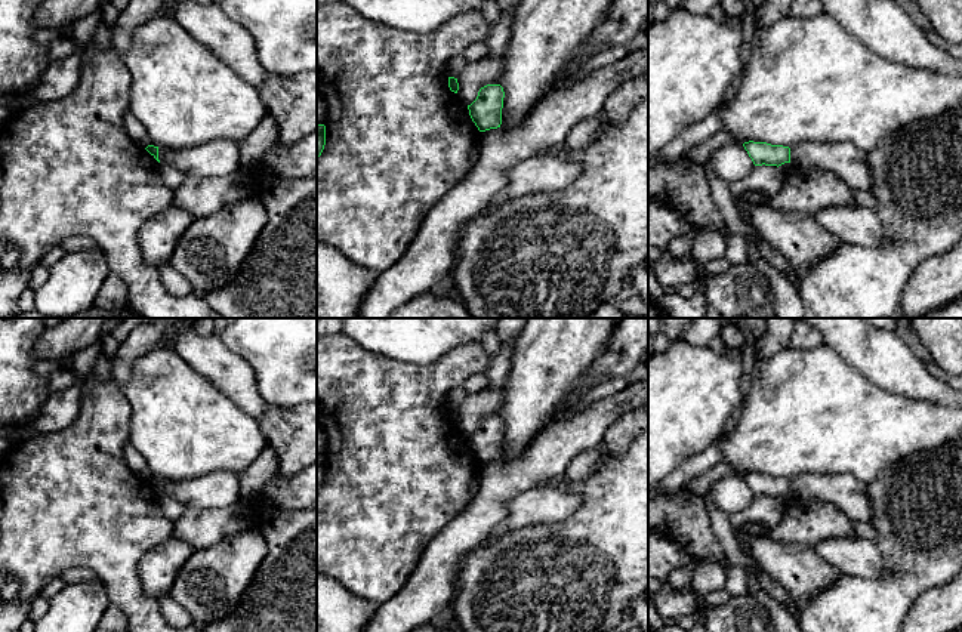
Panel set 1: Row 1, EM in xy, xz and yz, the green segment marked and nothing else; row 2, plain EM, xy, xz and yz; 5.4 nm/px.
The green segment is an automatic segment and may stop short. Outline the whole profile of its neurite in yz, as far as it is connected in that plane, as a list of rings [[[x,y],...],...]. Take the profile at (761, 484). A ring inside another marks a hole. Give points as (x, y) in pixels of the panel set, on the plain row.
[[[744,474],[744,481],[755,497],[781,497],[790,494],[790,480],[783,477],[771,477],[767,474]]]

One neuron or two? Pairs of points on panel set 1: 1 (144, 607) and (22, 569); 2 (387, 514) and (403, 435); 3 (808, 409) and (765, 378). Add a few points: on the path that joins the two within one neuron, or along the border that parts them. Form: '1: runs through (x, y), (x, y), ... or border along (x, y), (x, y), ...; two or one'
1: runs through (114, 577), (93, 557), (52, 557); one
2: runs through (387, 495), (394, 478), (394, 455); one
3: runs through (798, 400), (776, 382); one

